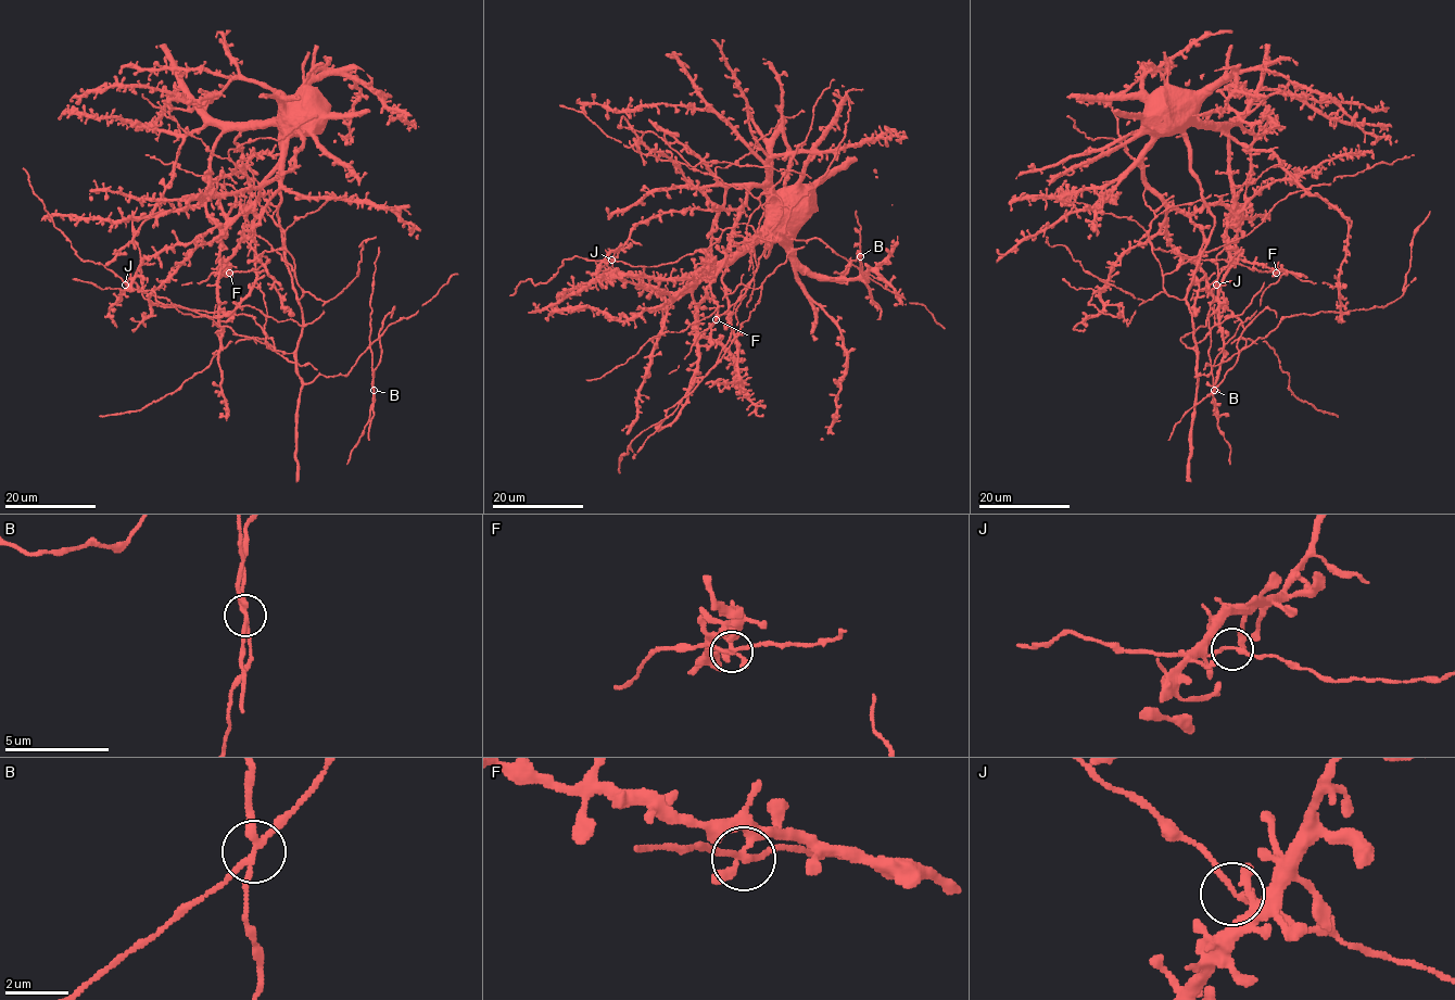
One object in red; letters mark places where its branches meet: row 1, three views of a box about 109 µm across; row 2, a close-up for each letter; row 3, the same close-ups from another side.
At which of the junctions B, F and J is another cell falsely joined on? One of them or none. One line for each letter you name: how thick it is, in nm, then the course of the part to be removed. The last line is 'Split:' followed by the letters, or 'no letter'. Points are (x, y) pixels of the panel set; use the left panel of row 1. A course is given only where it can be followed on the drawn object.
B: 200 nm thick; foreign part runs (374, 390), (372, 374), (380, 358), (382, 320), (394, 308), (390, 317)
Split: B

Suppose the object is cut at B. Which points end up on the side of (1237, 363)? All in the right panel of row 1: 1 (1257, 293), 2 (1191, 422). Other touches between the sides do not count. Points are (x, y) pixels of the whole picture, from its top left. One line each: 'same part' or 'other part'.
1: other part
2: other part

